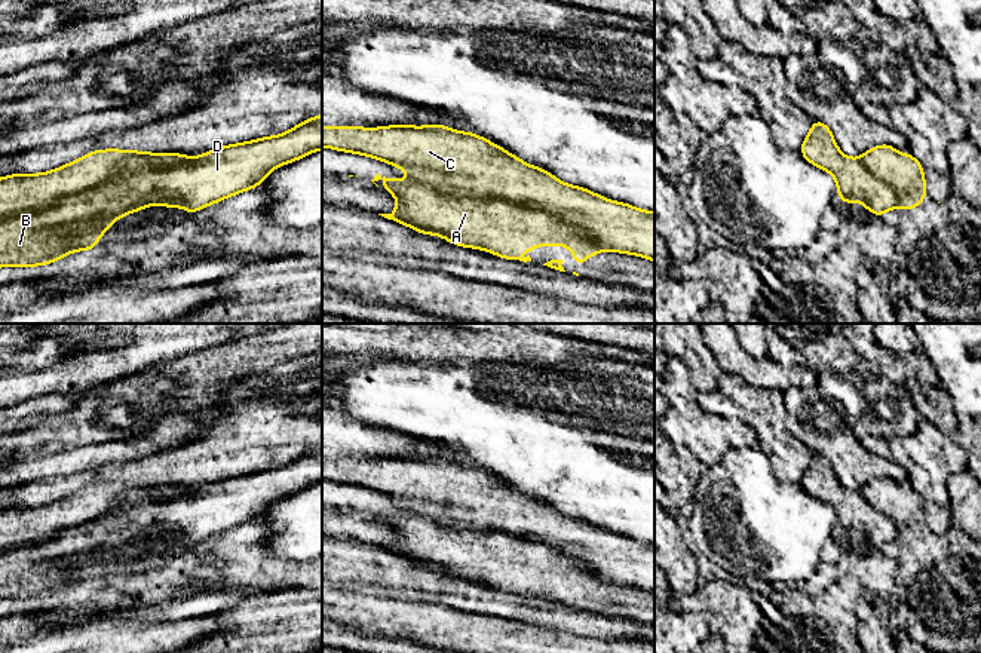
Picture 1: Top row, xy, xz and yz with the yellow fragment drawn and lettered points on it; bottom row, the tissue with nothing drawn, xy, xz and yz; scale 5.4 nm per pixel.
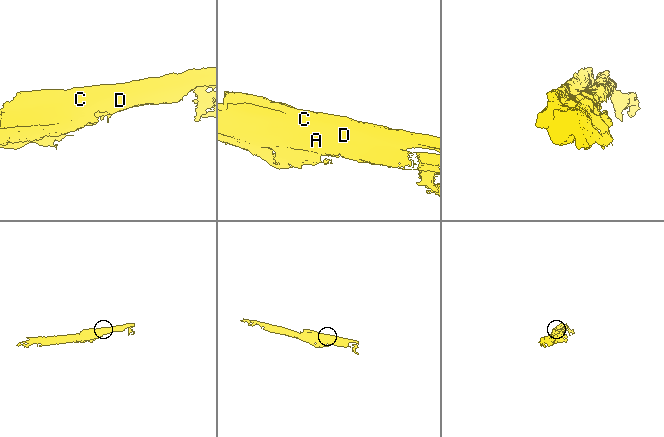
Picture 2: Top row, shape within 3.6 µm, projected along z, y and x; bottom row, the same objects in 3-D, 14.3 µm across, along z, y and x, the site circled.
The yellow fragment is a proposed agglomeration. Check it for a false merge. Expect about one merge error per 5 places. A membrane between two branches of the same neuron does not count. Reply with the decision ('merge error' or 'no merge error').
merge error

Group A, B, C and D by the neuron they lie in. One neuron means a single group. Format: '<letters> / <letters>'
A / B C D

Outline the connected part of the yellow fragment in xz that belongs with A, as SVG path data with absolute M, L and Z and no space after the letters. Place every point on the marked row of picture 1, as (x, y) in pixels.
M377 174L371 181L383 181L383 187L395 196L398 208L390 214L378 214L387 220L401 223L419 233L442 236L445 240L463 248L488 251L506 260L531 261L530 255L521 258L522 249L536 249L539 245L560 245L574 251L573 263L583 266L586 257L594 257L603 249L586 234L567 227L562 221L512 202L472 197L456 197L450 191L436 190L426 184L407 180L389 180Z

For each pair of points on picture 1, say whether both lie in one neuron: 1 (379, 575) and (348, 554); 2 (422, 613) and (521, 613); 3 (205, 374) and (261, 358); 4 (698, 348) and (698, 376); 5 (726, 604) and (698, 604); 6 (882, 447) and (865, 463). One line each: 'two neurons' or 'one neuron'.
1: one neuron
2: two neurons
3: one neuron
4: one neuron
5: one neuron
6: two neurons

